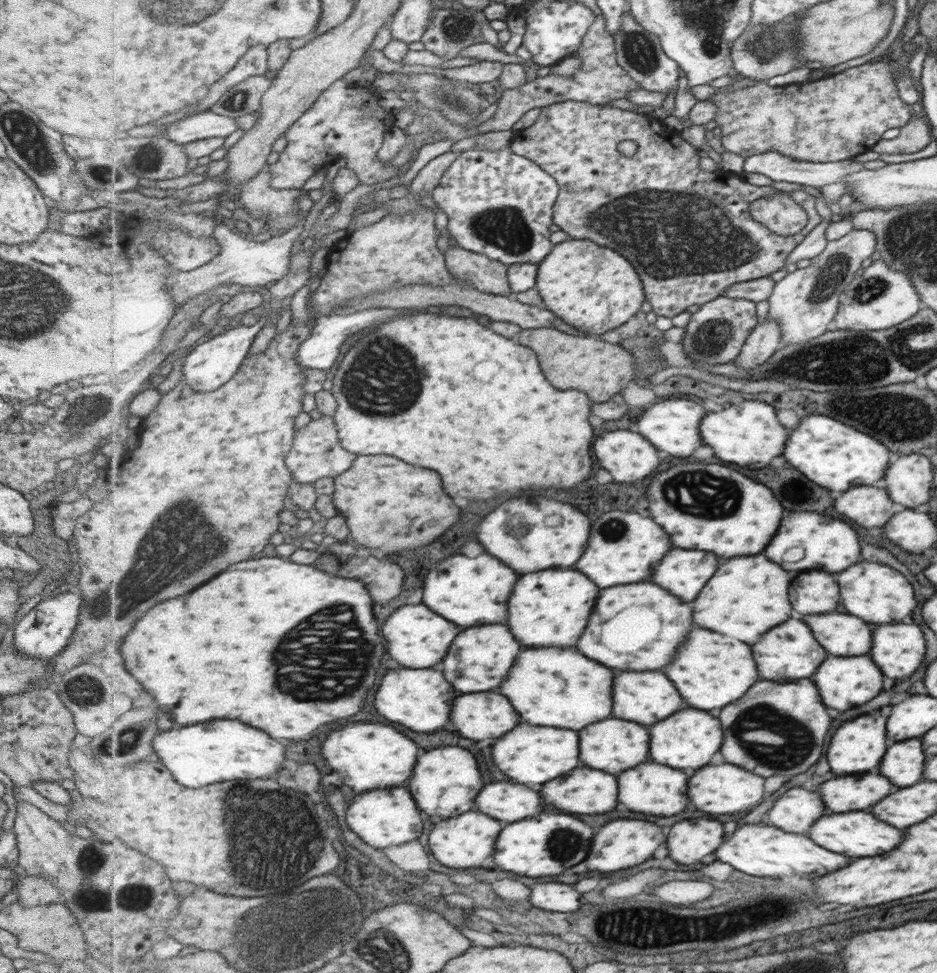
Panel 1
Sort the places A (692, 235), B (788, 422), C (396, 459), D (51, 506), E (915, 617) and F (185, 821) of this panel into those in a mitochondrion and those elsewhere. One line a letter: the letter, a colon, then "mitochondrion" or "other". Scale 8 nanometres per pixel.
A: mitochondrion
B: other
C: other
D: other
E: other
F: other

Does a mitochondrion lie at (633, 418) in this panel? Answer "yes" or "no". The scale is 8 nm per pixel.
no

